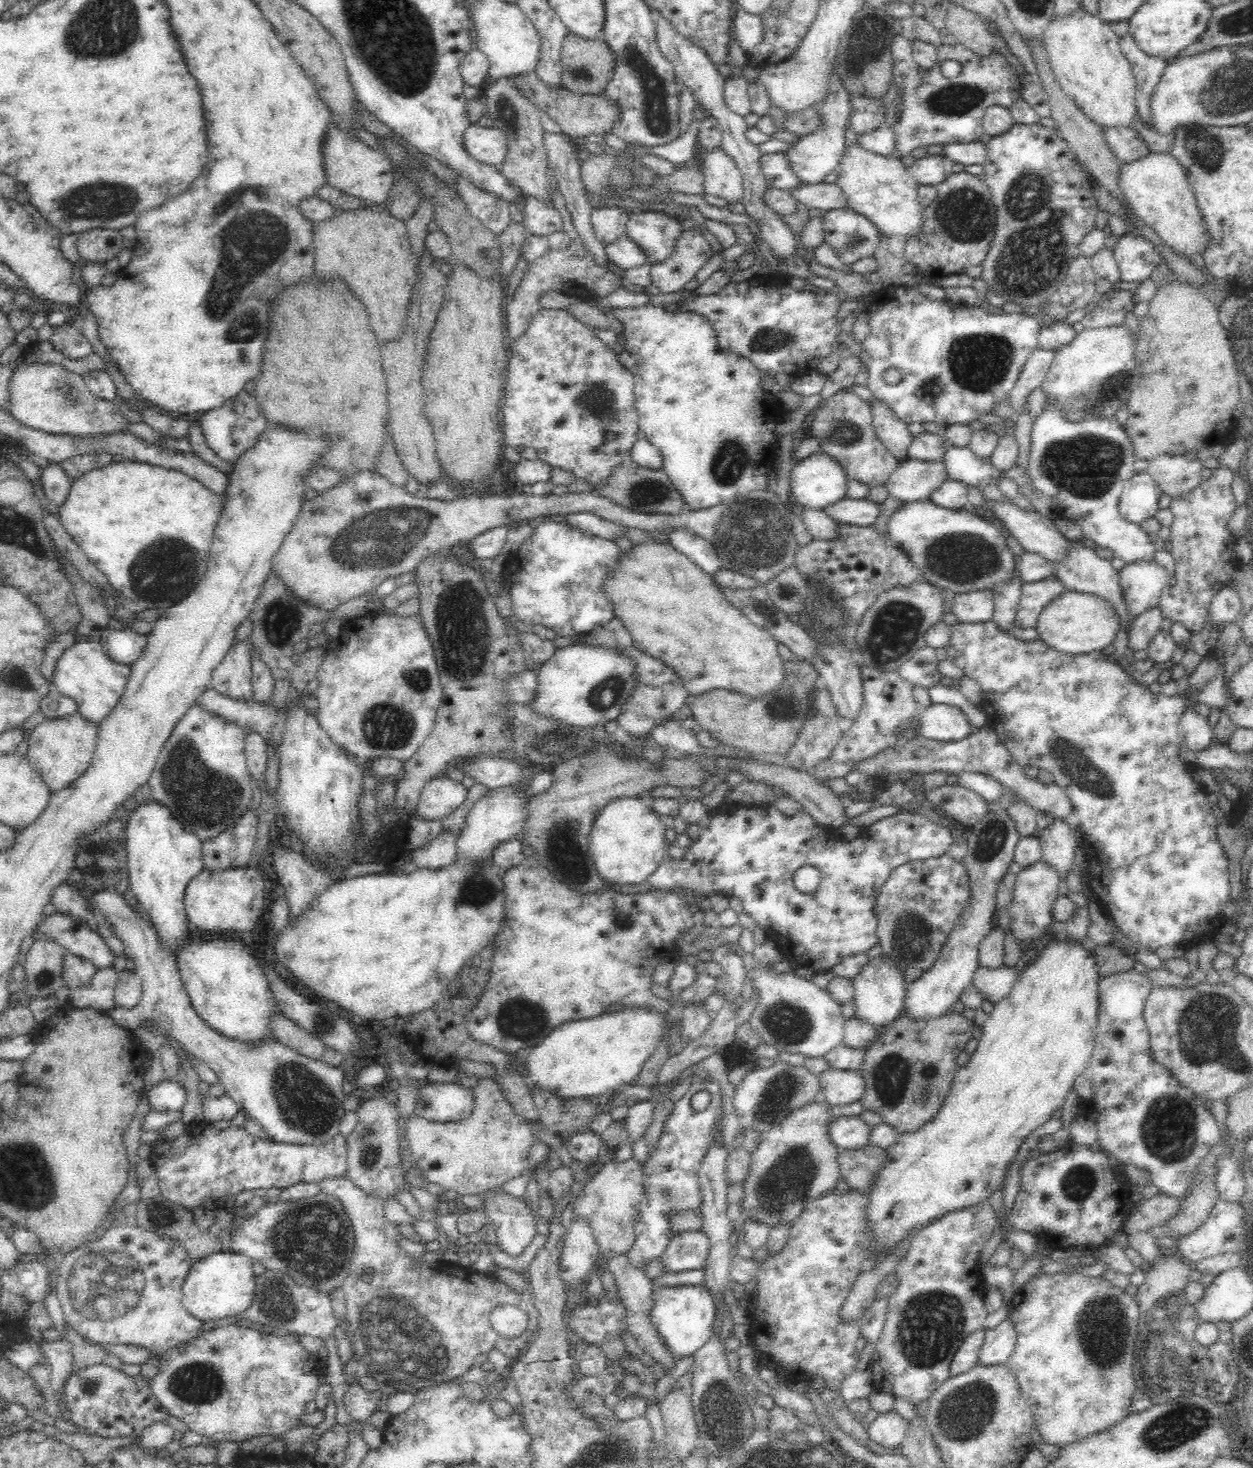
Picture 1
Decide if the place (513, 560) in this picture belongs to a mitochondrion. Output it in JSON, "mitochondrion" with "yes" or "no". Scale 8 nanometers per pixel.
{"mitochondrion":"no"}

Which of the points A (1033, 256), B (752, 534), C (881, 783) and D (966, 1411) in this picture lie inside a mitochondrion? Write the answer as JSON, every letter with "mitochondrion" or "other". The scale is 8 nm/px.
{"A":"mitochondrion","B":"mitochondrion","C":"other","D":"mitochondrion"}

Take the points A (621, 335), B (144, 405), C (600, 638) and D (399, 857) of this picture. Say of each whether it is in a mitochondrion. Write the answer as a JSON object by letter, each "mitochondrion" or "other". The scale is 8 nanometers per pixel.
{"A":"other","B":"other","C":"other","D":"other"}

